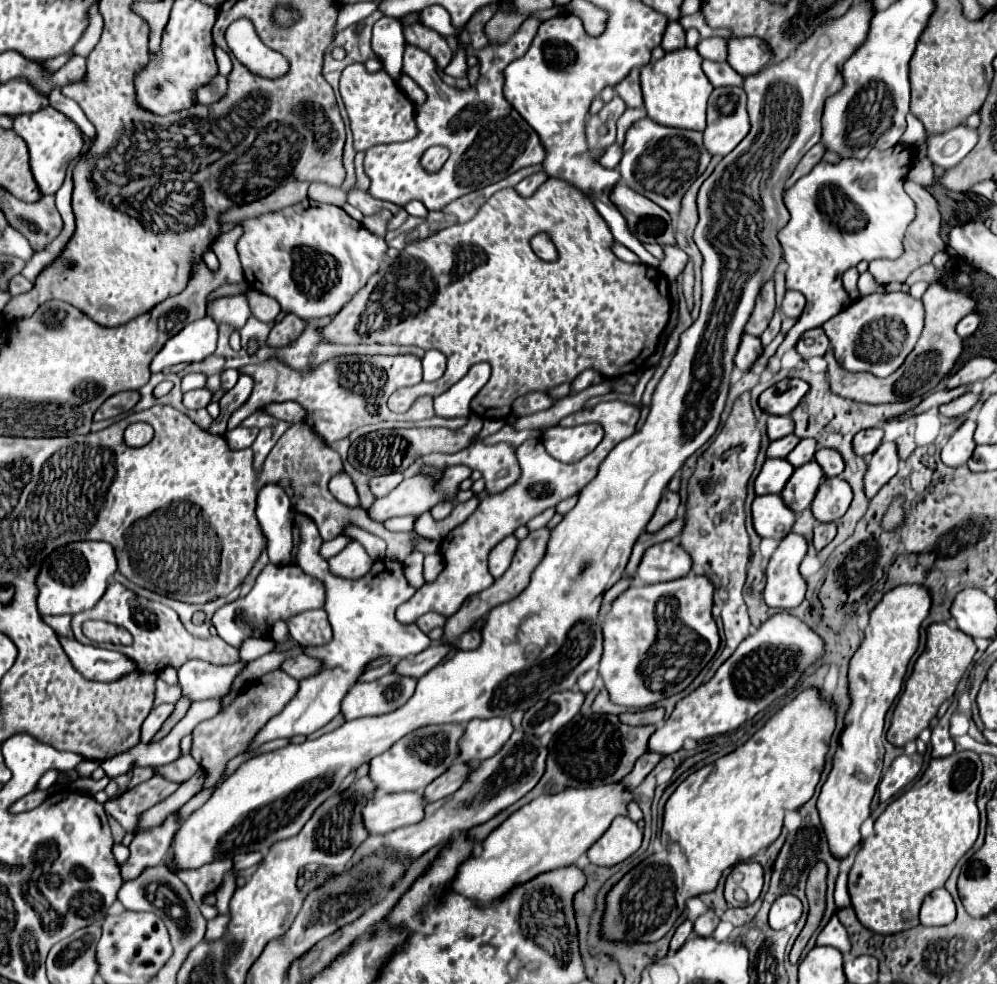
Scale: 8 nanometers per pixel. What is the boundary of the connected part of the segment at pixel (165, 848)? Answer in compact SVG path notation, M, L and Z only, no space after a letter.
M173 811L161 823L161 827L157 825L157 827L149 827L147 831L137 833L129 845L131 857L125 863L125 867L121 867L123 881L137 877L137 873L141 873L141 869L145 869L145 867L163 863L165 855L169 853L169 845L173 843L173 837L175 837L177 829L181 827L181 823L183 823L183 819L179 815L179 811Z

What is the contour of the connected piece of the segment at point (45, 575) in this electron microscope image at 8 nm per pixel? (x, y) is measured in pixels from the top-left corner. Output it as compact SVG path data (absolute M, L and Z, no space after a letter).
M81 541L53 551L47 565L43 563L39 573L39 597L37 607L41 615L75 615L93 609L109 587L109 579L117 571L115 551L103 541Z

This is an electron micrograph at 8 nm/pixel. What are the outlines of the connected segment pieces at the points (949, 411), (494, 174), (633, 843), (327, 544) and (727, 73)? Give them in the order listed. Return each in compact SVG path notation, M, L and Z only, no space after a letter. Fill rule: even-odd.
M977 383L977 385L975 385L969 393L965 393L963 397L959 397L959 399L947 403L947 405L941 405L941 407L939 407L939 413L945 415L945 417L949 417L949 419L955 419L955 417L963 415L963 413L967 413L967 411L977 403L979 393L981 393L981 383Z
M529 17L529 21L525 21L525 25L521 25L521 29L507 43L487 45L477 51L481 61L481 77L469 91L447 87L437 77L435 61L431 55L407 43L403 55L403 73L409 75L427 93L427 101L415 111L419 133L413 139L403 143L377 145L365 151L365 173L371 179L369 193L375 199L391 201L399 207L419 199L429 211L443 209L447 203L497 183L523 167L543 163L545 149L537 133L503 97L503 69L509 65L509 61L521 57L529 49L539 23L541 19ZM433 145L445 145L451 151L447 163L437 173L429 173L421 165L423 153Z
M615 817L609 829L591 845L587 857L595 865L611 867L631 857L641 847L641 831L629 817Z
M339 535L330 541L324 541L320 548L320 554L327 560L343 550L350 541L352 539L344 535Z
M703 61L703 71L713 83L713 87L741 87L743 77L729 65L729 63L715 63L715 61Z

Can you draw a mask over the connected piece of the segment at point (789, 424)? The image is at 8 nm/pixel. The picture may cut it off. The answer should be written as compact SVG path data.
M769 415L769 421L767 421L767 433L769 433L769 439L775 441L775 439L781 439L785 435L791 435L795 431L795 423L791 419L791 415Z

